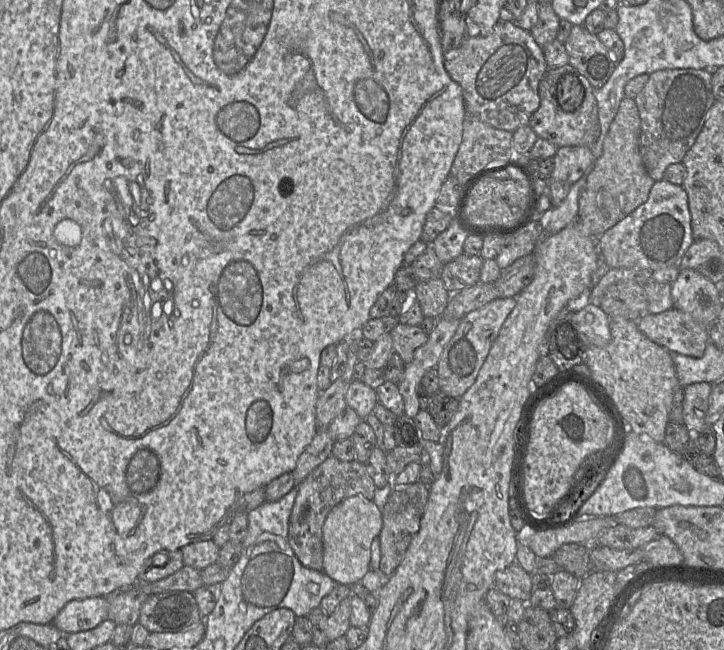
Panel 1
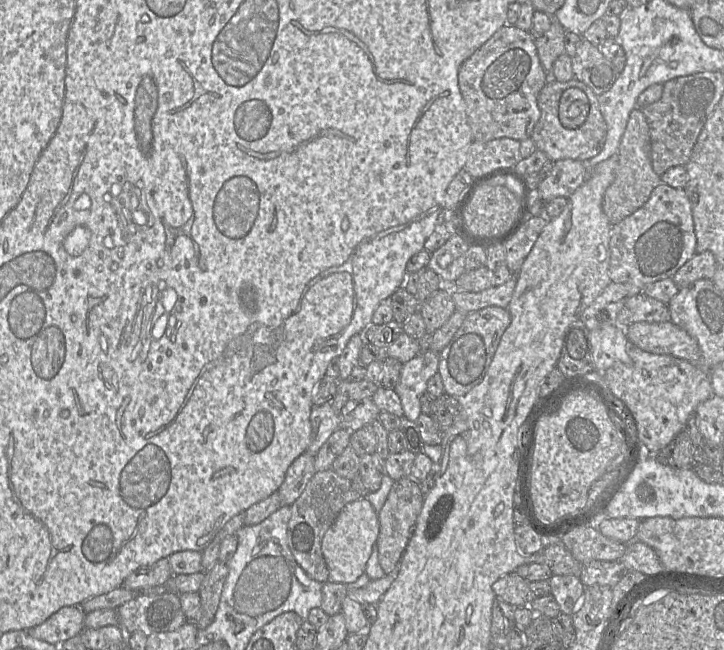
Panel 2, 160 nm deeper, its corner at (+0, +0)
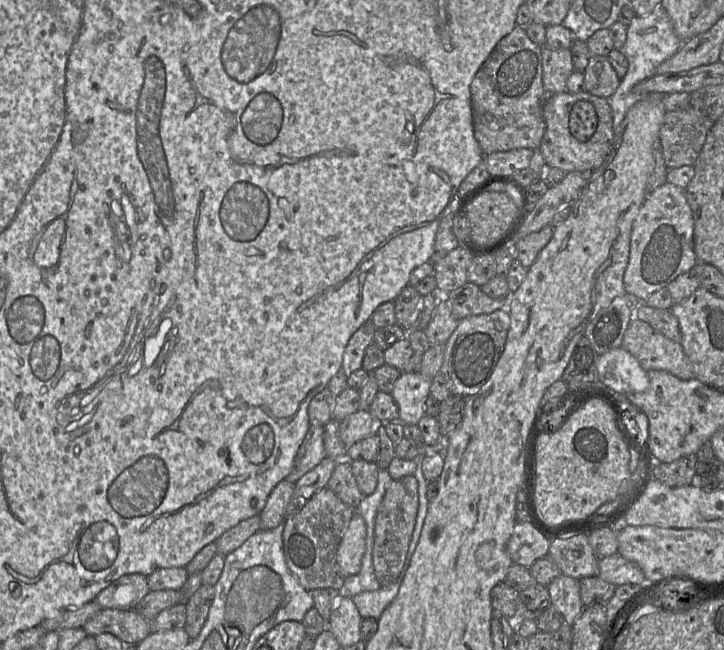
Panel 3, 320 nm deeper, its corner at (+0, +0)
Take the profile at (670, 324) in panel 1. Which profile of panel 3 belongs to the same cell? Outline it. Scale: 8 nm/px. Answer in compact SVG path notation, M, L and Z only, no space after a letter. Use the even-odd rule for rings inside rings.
M638 318L631 320L624 334L622 347L630 352L646 371L666 371L681 380L695 378L693 366L682 345Z

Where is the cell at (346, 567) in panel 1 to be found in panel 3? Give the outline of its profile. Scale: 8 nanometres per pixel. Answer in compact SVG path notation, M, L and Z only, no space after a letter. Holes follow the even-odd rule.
M355 513L341 539L337 550L337 563L344 577L360 571L366 548L366 524L361 515Z

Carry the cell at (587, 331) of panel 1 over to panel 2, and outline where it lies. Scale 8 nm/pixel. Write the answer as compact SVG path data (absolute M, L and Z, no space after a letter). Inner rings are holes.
M621 326L601 327L590 330L589 338L594 369L600 374L606 372L615 363L629 364L625 328Z

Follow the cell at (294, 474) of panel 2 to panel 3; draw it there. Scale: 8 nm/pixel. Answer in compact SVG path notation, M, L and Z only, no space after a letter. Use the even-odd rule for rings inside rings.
M283 479L270 493L266 505L259 514L260 530L269 530L283 523L286 518L286 508L294 492L294 484Z

